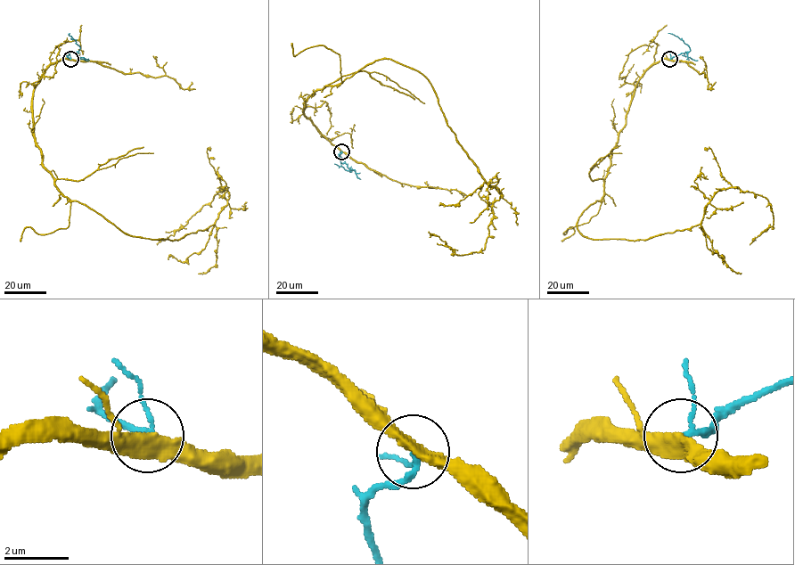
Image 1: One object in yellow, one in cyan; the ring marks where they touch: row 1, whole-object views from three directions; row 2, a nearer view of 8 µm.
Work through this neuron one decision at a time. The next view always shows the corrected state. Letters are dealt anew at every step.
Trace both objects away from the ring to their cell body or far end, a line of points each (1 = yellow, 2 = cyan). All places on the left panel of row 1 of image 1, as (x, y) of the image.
1: (70, 59), (32, 99), (42, 166), (64, 195), (132, 236), (172, 241), (212, 225), (229, 194), (157, 245)
2: (70, 59), (68, 57), (69, 53), (77, 52), (79, 46), (69, 33)

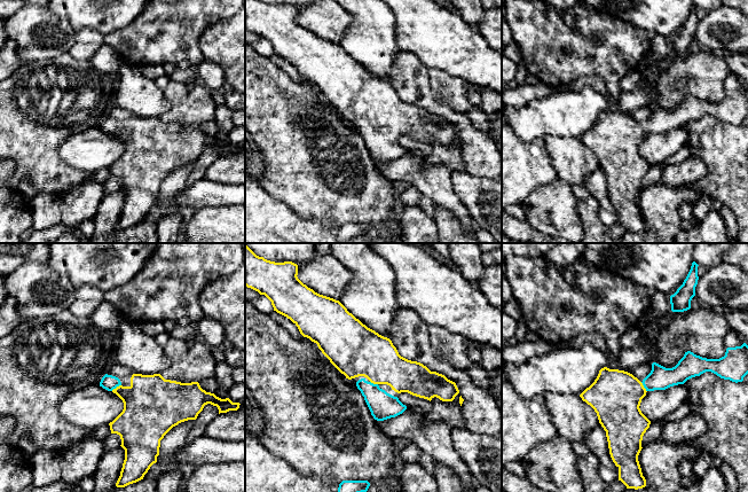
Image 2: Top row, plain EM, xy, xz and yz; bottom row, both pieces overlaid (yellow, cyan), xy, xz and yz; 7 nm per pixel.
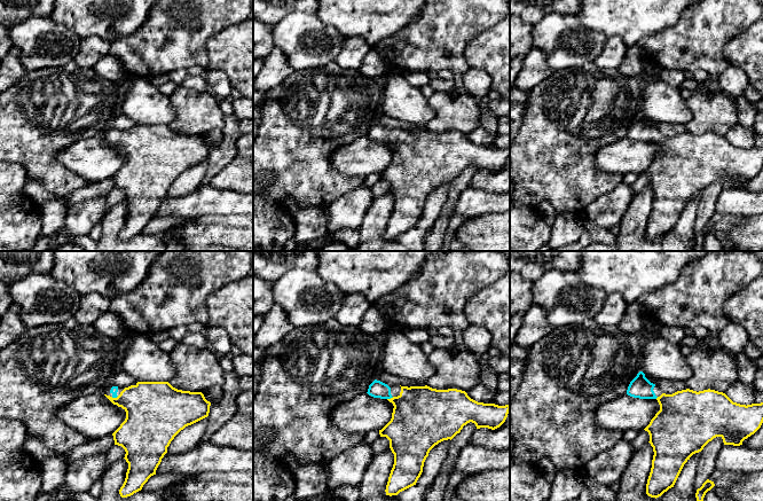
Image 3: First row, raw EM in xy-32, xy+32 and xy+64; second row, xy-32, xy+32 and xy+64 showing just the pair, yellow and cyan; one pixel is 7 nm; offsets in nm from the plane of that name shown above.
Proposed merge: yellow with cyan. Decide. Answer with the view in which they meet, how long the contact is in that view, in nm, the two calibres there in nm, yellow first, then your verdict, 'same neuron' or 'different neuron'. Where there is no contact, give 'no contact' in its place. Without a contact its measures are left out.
meets yellow in xy; contact 80 nm long; 360 nm thick on the yellow side, 110 nm on the other; same neuron

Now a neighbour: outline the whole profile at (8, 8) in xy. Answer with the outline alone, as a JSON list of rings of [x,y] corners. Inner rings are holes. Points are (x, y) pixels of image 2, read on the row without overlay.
[[[0,0],[0,17],[7,19],[27,5],[47,6],[49,0]]]

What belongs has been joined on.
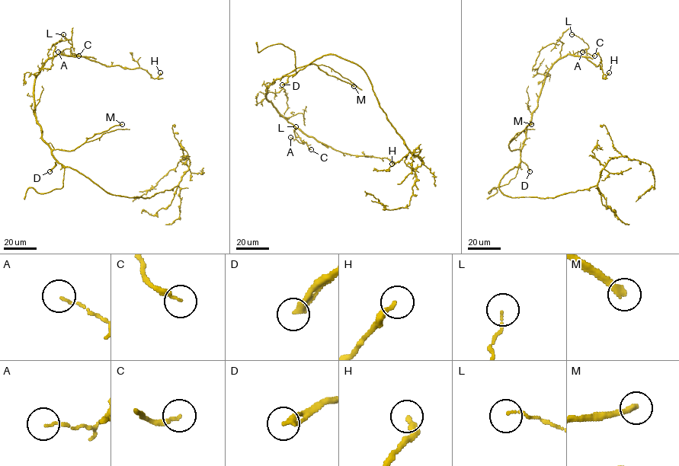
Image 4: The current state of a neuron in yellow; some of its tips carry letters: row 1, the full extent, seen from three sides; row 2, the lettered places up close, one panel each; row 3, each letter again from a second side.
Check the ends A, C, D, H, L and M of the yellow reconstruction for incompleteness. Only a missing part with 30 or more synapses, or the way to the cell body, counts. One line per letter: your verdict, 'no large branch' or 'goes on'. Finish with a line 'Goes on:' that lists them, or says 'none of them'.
A: no large branch
C: no large branch
D: goes on
H: goes on
L: no large branch
M: goes on
Goes on: D, H, M

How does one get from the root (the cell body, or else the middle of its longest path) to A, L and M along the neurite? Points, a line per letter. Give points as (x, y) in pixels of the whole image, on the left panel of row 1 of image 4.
A: (88, 177), (55, 158), (36, 120), (35, 77), (48, 59), (64, 54), (63, 49), (58, 52)
L: (88, 177), (55, 158), (35, 114), (36, 76), (48, 59), (72, 46), (63, 34)
M: (88, 177), (60, 164), (52, 151), (74, 150), (96, 134), (122, 124)

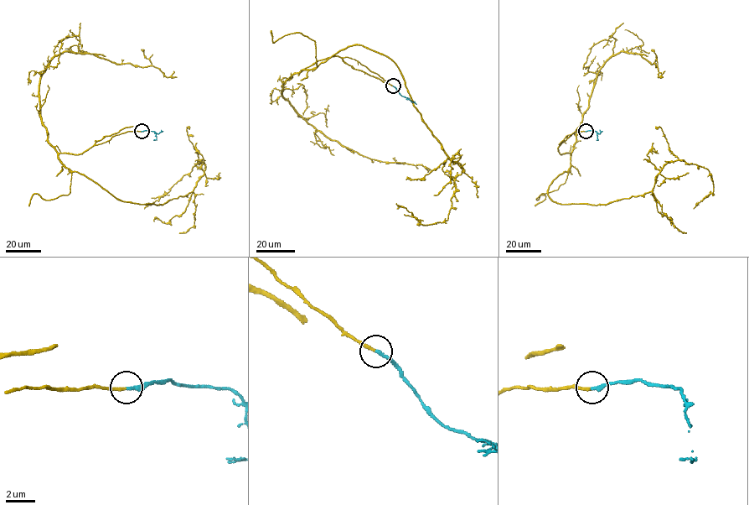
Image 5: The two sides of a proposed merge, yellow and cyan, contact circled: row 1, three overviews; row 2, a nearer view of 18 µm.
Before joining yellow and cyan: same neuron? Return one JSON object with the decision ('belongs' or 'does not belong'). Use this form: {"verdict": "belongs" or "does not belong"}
{"verdict": "belongs"}

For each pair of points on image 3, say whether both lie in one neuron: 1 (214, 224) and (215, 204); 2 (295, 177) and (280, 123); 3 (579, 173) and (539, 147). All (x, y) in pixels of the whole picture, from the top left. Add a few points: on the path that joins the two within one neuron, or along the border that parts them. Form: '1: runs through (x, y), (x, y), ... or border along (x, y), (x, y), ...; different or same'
1: border along (241, 213), (202, 214), (189, 219); different
2: runs through (295, 163), (293, 137); same
3: runs through (568, 173), (549, 157); same

